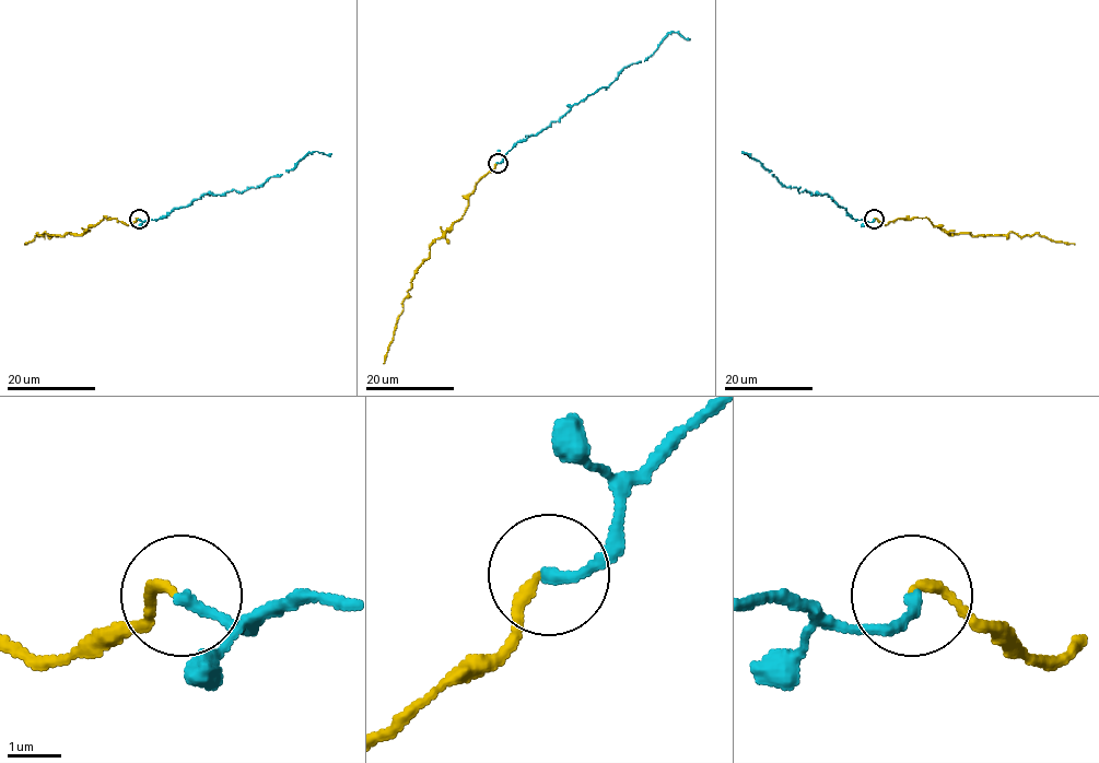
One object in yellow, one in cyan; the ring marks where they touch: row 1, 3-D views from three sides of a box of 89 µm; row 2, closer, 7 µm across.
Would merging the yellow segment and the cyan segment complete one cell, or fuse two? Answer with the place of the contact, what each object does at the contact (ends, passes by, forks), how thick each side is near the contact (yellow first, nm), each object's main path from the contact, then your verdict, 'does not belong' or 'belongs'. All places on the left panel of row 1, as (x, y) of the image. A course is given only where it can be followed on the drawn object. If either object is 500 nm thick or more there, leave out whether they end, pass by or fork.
at (139, 219); yellow ends there; cyan ends there; 190 nm thick on the yellow side, 200 nm on the other; yellow runs (138, 219), (126, 224), (104, 218), (81, 234), (49, 235), (45, 232), (44, 236), (37, 233), (24, 244); cyan runs (139, 219), (143, 222), (156, 220), (205, 195), (258, 188), (271, 176), (289, 171), (310, 152), (331, 153); belongs

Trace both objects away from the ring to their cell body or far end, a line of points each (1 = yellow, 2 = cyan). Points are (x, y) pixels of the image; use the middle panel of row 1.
1: (497, 163), (476, 186), (463, 215), (431, 244), (430, 257), (414, 274), (404, 301), (383, 363)
2: (498, 163), (517, 142), (537, 136), (574, 104), (608, 86), (630, 65), (647, 59), (668, 33), (690, 39)

